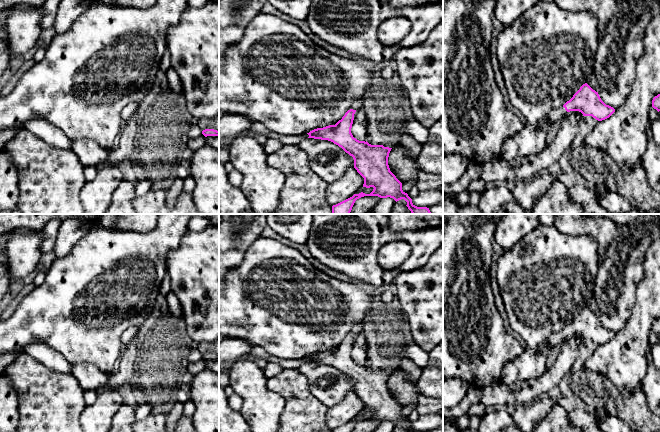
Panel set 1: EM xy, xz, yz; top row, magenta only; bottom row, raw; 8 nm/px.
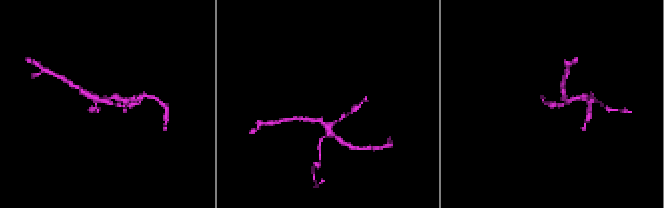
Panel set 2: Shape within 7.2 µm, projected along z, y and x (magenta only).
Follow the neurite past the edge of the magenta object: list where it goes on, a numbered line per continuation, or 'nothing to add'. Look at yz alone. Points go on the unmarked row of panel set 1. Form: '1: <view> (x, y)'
1: yz (554, 339)

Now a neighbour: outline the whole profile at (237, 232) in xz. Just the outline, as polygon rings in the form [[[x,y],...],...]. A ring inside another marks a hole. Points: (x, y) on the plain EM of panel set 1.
[[[220,214],[219,280],[238,267],[247,249],[261,237],[268,214]]]

